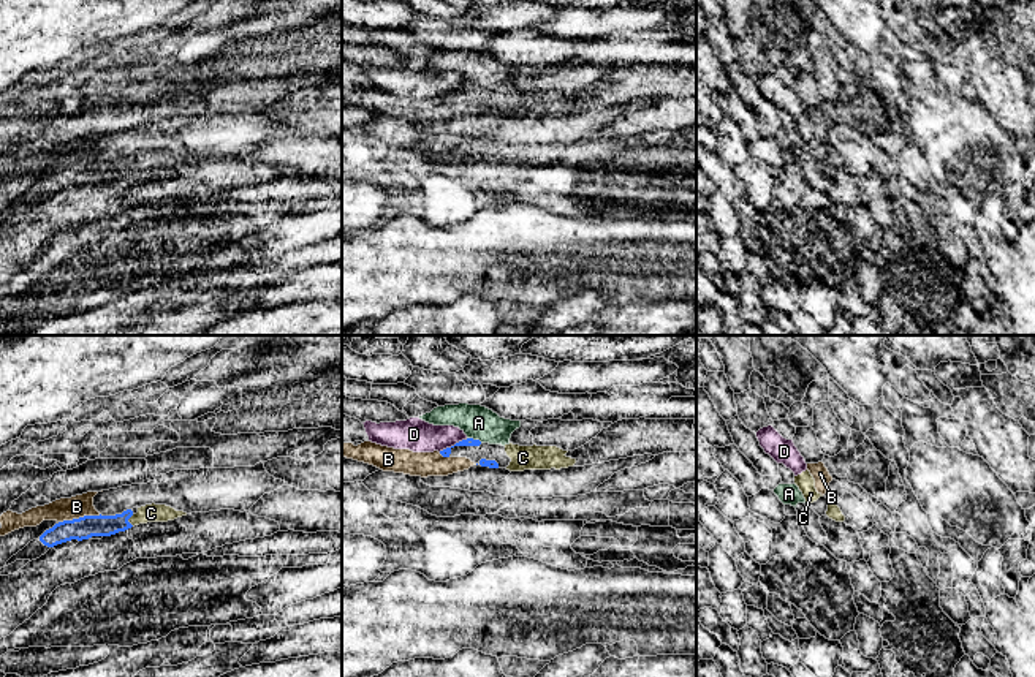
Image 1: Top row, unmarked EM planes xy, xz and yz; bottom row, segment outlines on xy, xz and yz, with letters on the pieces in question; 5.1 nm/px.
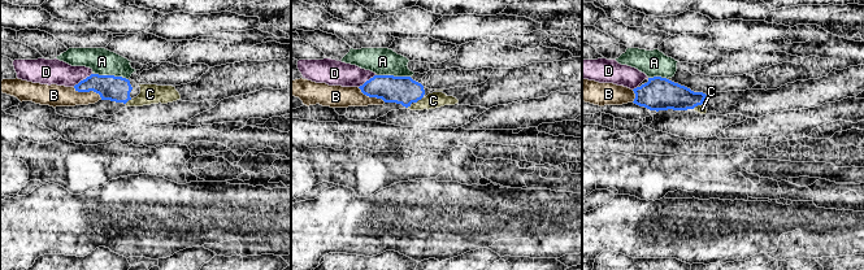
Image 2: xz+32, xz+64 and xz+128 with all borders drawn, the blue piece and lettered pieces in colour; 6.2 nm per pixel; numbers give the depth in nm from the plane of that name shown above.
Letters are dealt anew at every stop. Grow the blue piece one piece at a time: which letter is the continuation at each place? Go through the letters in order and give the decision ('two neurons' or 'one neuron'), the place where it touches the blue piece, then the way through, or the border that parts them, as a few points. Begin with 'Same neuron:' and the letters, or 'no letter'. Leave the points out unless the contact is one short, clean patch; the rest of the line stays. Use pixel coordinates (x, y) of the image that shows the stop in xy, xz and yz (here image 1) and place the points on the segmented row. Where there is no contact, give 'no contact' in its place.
Same neuron: C
A: two neurons; contact xz (475, 440); border xz (467, 437), (481, 442)
B: two neurons; contact xy (79, 518); border xy (100, 514), (84, 514), (59, 522)
C: one neuron; contact xy (127, 521); way xy (86, 527), (127, 521), (151, 513)
D: two neurons; contact xz (454, 445); border xz (467, 438), (439, 451)

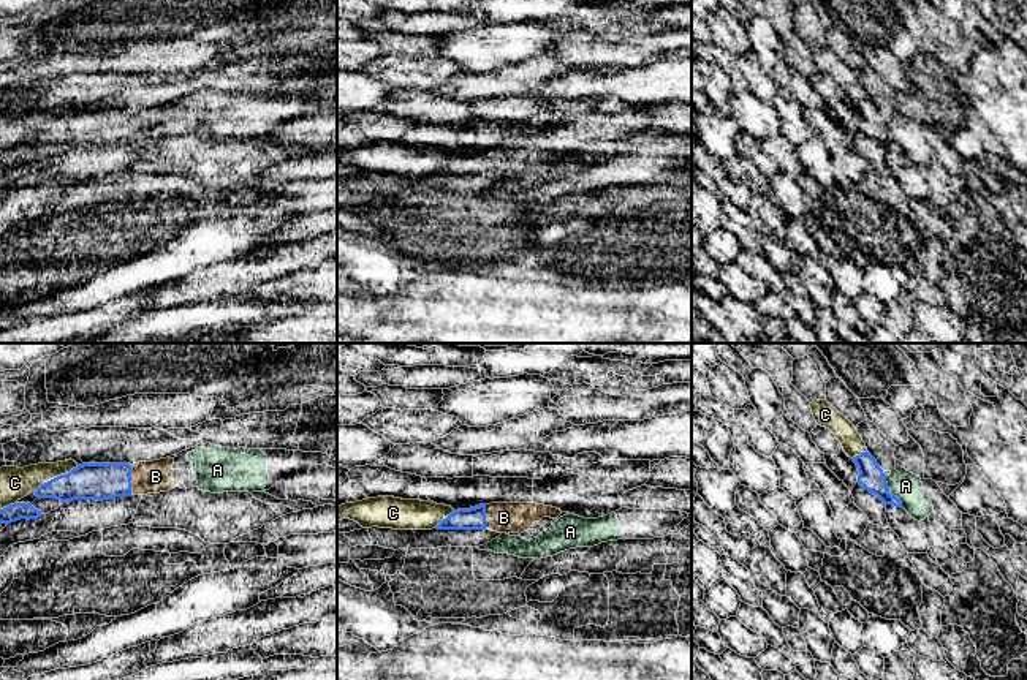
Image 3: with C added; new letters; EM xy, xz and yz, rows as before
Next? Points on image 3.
Same neuron: B
A: two neurons; contact yz (890, 494); border yz (885, 478), (886, 489), (902, 506)
B: one neuron; contact xy (130, 479)
C: two neurons; contact xy (57, 476)

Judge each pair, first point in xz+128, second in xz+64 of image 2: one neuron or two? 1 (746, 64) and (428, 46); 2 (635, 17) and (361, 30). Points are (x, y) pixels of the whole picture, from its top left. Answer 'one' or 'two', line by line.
1: one
2: two

